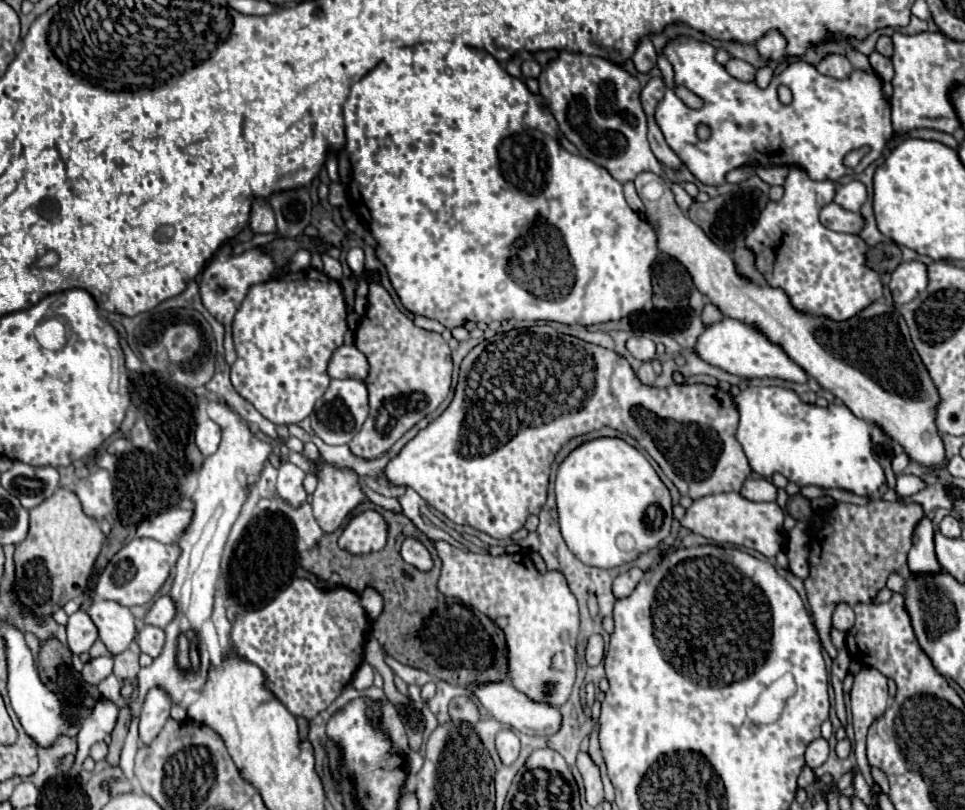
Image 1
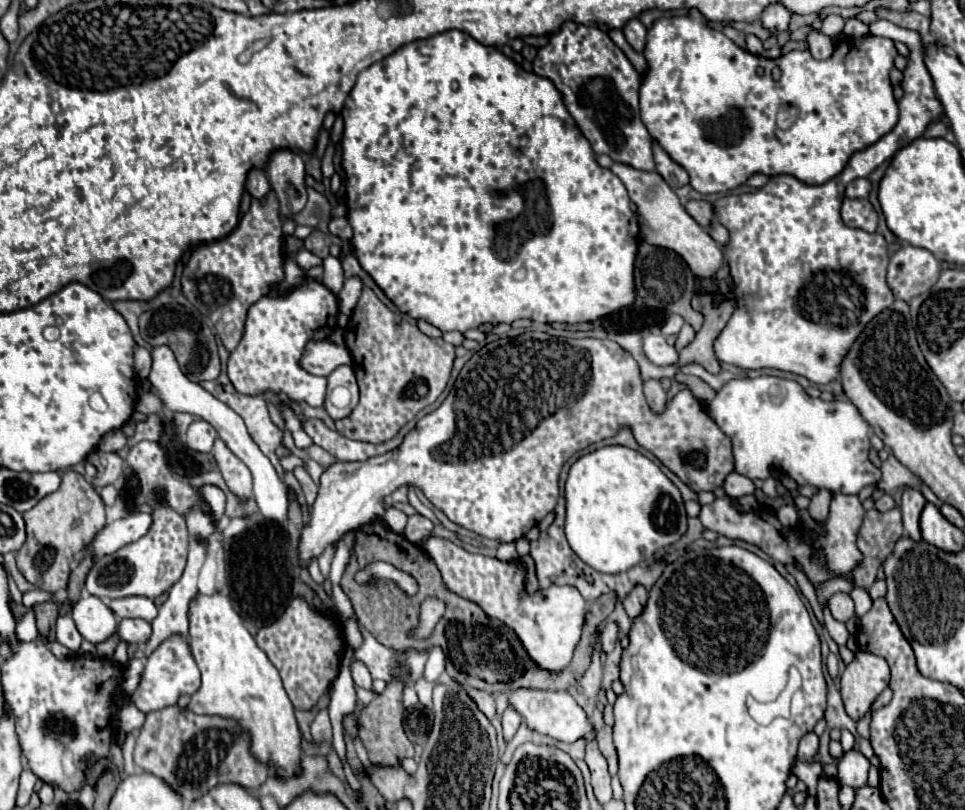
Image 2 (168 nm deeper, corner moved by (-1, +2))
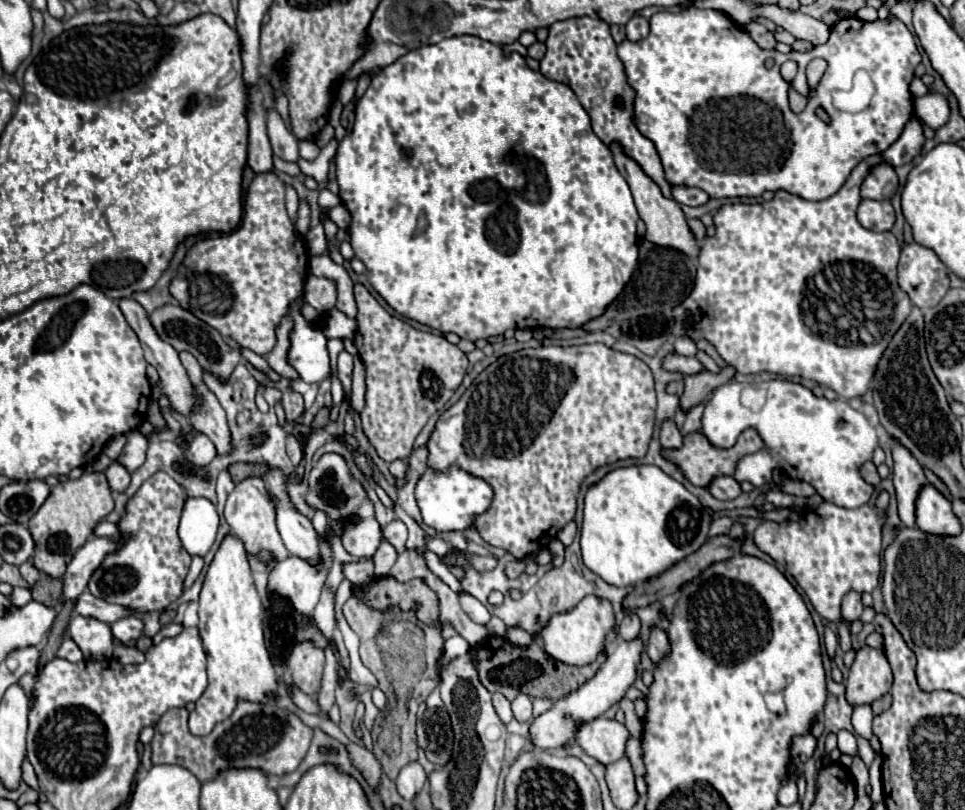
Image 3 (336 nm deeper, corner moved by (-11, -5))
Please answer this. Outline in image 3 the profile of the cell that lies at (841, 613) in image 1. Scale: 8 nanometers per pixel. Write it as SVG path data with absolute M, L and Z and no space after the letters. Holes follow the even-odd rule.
M849 592L845 594L843 602L841 602L841 614L845 618L845 622L853 622L861 616L863 612L863 604L861 604L861 594L859 592Z

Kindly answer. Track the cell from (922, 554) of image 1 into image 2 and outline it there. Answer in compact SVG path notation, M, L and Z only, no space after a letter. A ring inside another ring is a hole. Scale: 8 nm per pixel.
M907 487L901 497L901 515L903 515L903 529L909 537L915 537L915 541L921 541L919 533L919 513L923 511L925 497L919 489Z

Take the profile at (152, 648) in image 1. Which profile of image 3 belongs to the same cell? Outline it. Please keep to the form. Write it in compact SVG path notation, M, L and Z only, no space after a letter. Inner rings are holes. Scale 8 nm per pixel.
M121 618L115 624L111 624L111 632L115 638L119 638L121 642L129 642L129 640L139 640L145 632L143 632L143 622L139 618Z

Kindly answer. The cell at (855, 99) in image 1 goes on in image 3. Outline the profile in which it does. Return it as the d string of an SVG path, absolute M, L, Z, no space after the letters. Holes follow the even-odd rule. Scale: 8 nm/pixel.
M683 8L681 12L663 10L655 14L651 18L651 34L639 42L621 42L617 56L625 66L629 84L637 92L637 128L643 136L655 142L669 184L697 186L705 190L709 198L753 198L761 196L765 190L785 190L805 200L825 200L833 196L863 158L887 150L901 136L907 120L913 116L909 82L913 80L915 66L921 62L921 54L911 32L897 18L877 22L843 18L831 28L827 44L815 46L805 54L793 50L789 54L781 54L777 50L759 48L749 34L737 28L723 12L703 8ZM813 58L825 58L829 66L817 84L815 96L809 96L811 88L805 68ZM767 60L771 60L773 66L767 66ZM787 60L795 60L799 66L793 82L783 80L779 74L781 64ZM859 70L867 70L875 84L871 104L857 114L837 110L833 106L831 92L837 88L849 88L855 72ZM789 88L795 88L807 98L807 106L799 114L789 108ZM687 106L695 106L689 116ZM817 106L823 106L829 112L829 122L817 118Z

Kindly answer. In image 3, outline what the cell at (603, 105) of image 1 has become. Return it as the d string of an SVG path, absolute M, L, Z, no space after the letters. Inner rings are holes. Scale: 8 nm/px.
M589 16L555 22L549 28L547 54L541 60L541 74L549 80L569 84L569 88L575 92L585 112L589 114L591 128L597 138L607 146L617 142L623 152L633 158L649 178L657 182L663 194L669 194L671 198L671 184L665 180L663 164L657 156L655 144L649 138L641 136L641 132L637 132L637 124L633 120L635 92L627 82L625 68L617 56L617 44L611 38L607 22Z

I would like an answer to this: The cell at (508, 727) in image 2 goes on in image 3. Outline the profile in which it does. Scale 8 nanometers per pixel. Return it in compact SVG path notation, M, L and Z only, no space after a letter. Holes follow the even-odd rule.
M519 694L513 700L513 716L517 722L529 722L531 720L531 700L525 694Z

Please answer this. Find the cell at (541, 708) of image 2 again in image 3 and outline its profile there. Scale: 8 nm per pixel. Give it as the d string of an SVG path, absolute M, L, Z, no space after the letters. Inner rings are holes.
M599 716L597 720L577 728L577 744L585 754L593 756L601 764L611 764L623 758L627 738L627 728L615 720L607 720L605 716Z

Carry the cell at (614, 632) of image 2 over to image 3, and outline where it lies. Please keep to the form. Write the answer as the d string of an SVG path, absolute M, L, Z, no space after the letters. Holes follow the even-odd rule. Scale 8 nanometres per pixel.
M625 614L621 626L619 626L619 638L623 640L635 640L639 634L639 618L635 614Z

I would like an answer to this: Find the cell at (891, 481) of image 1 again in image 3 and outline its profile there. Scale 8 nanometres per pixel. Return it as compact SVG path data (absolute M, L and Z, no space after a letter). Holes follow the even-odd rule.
M869 460L869 462L865 462L863 466L861 466L861 474L863 474L863 478L869 482L869 484L873 484L873 486L879 486L879 482L881 482L881 478L879 478L879 474L877 474L877 468L875 468L875 464Z

